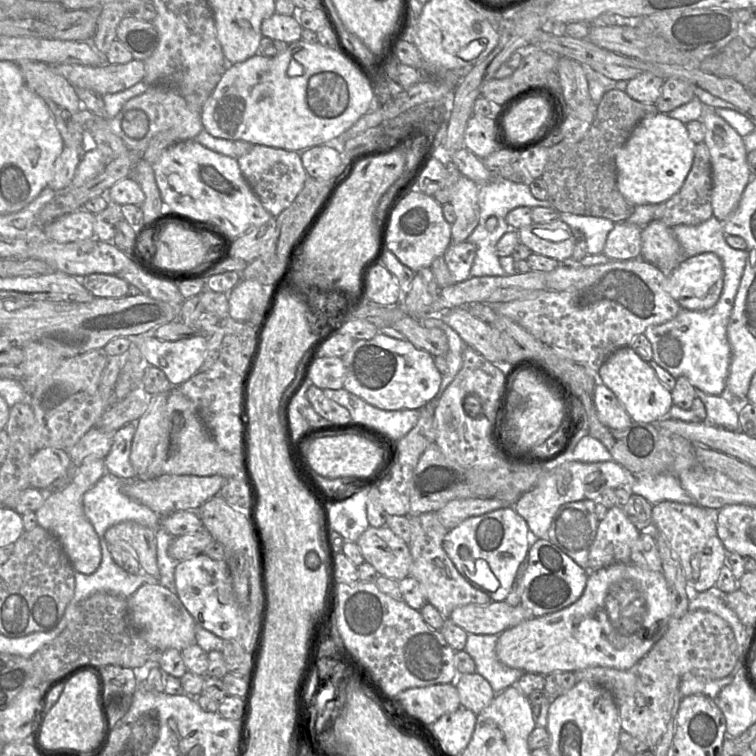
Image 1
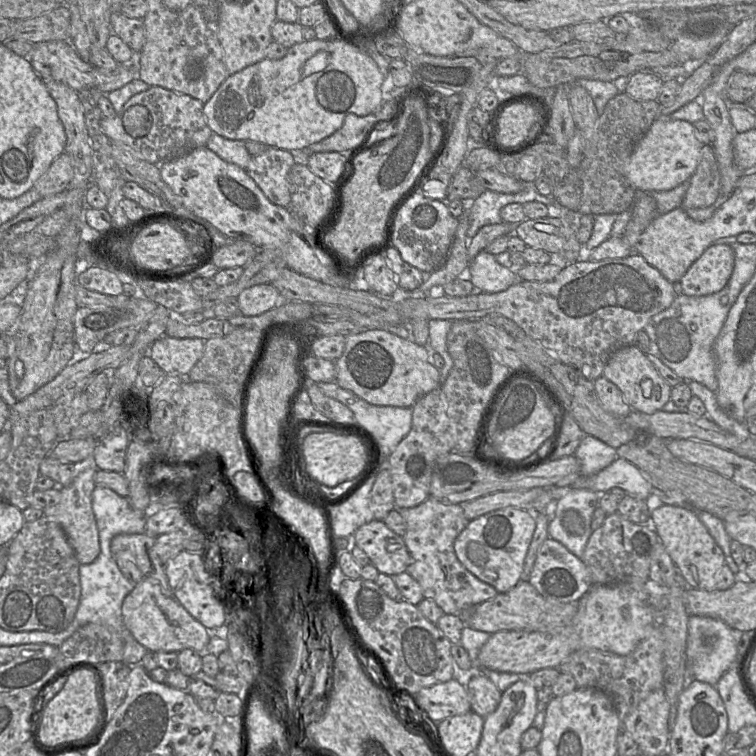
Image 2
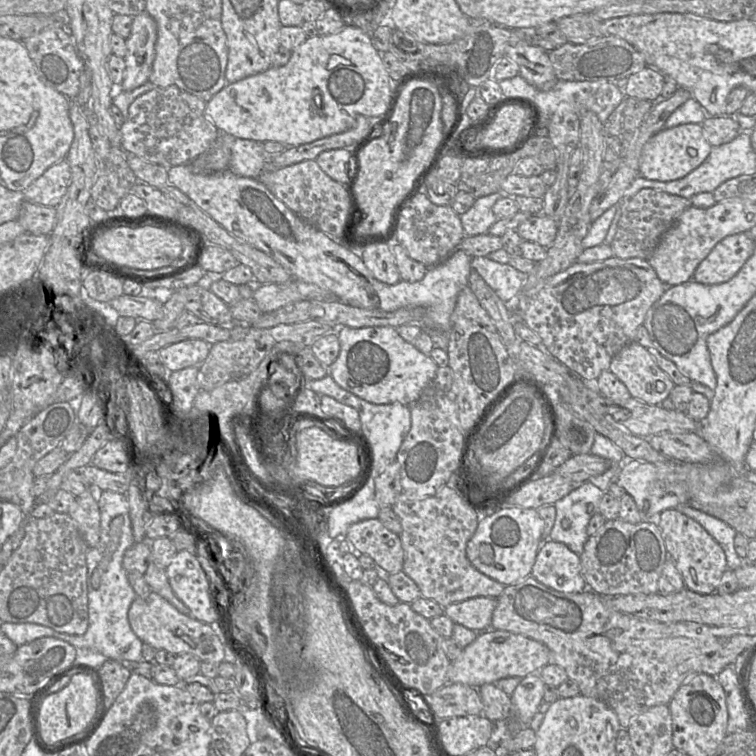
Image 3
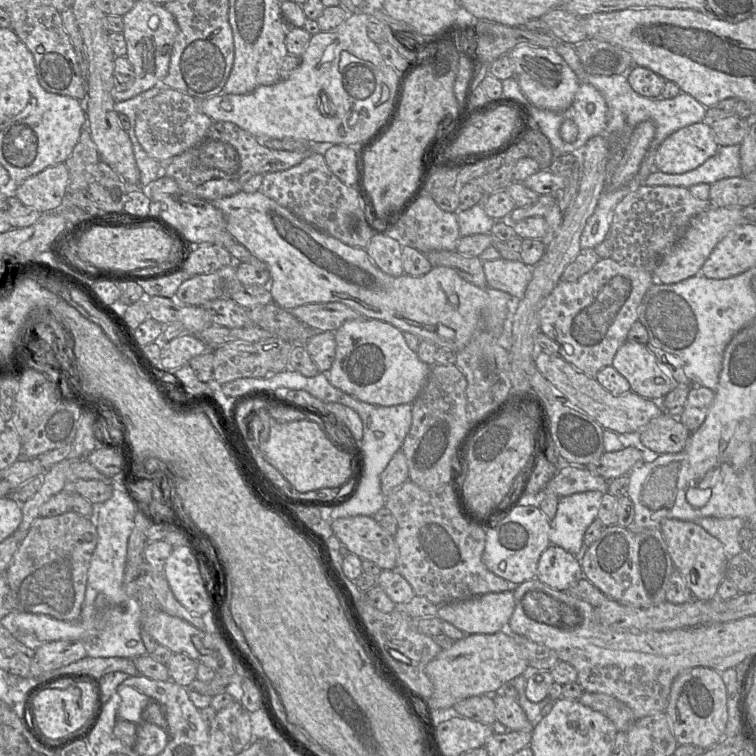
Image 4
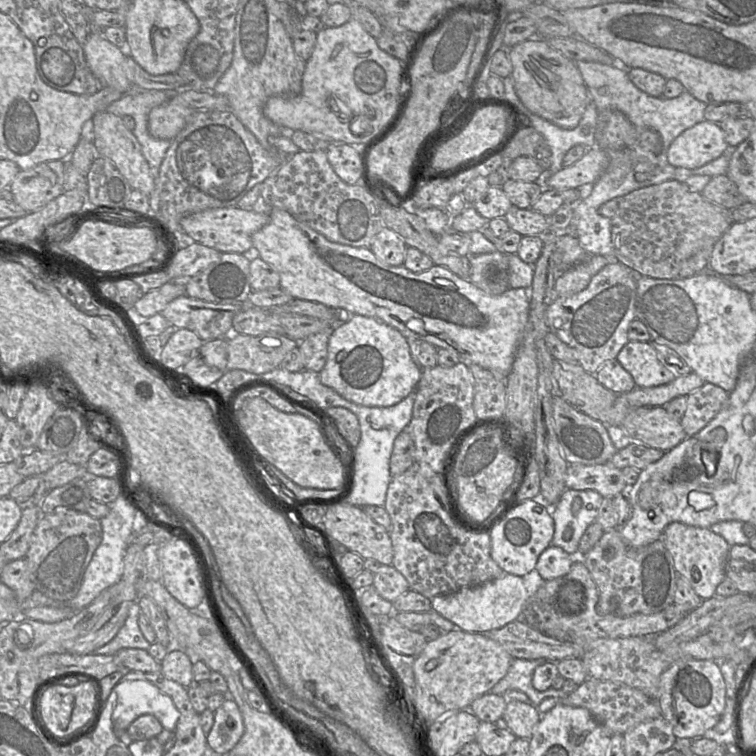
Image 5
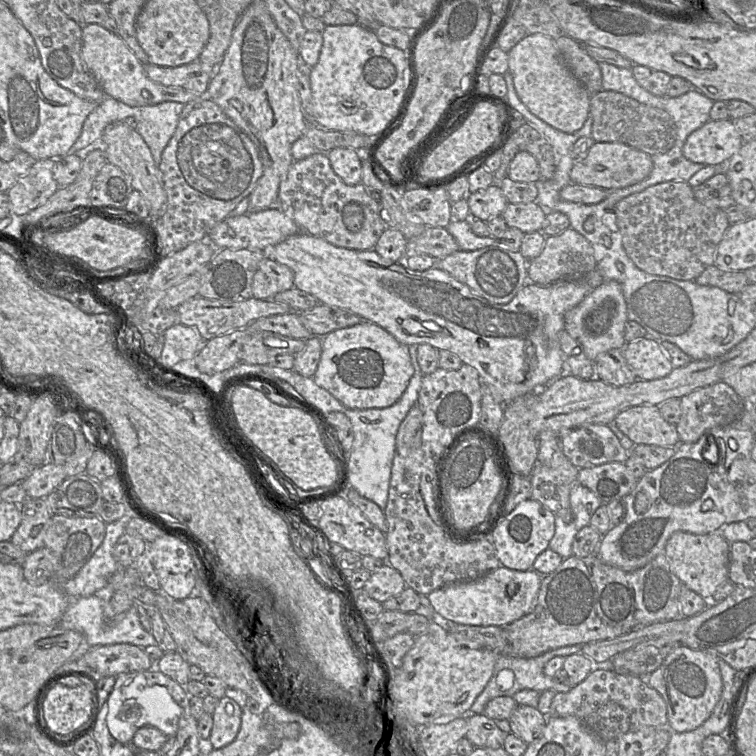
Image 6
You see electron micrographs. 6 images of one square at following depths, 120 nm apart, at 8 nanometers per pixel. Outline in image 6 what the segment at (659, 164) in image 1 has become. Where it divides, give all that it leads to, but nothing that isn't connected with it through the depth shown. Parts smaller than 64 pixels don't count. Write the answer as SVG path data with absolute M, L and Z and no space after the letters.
M709 120L687 137L682 155L694 163L715 166L730 160L742 145L733 120Z

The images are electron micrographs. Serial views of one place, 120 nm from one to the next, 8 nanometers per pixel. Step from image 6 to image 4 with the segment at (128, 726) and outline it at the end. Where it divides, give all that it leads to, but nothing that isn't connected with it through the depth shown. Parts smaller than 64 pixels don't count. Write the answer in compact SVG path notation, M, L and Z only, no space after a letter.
M121 684L117 688L117 693L121 697L117 720L121 719L135 724L144 720L165 729L167 733L167 721L163 709L156 701L130 687L121 689Z

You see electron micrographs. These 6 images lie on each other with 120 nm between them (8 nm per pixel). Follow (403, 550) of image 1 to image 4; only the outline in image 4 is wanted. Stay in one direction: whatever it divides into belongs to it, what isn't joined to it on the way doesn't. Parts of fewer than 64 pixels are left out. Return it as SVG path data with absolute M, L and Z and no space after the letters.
M373 516L331 520L330 530L361 560L372 561L382 570L396 570L398 546L395 537L380 526Z

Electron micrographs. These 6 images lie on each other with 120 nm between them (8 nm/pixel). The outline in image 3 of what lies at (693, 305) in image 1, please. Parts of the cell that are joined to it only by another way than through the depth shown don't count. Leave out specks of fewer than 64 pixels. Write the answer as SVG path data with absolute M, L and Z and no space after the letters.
M745 232L725 237L699 263L692 280L704 285L729 281L753 254L754 246Z

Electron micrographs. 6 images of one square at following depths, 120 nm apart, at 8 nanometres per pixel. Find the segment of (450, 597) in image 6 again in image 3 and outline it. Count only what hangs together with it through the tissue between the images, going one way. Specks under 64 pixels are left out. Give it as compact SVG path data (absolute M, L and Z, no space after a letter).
M474 597L453 603L444 608L444 614L454 623L476 632L491 628L492 615L497 605L497 598Z

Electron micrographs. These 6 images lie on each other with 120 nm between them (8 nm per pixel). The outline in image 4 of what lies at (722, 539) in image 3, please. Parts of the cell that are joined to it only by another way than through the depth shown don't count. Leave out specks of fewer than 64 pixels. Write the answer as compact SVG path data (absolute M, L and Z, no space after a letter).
M700 518L697 523L702 526L710 535L722 542L729 559L742 551L739 544L738 534L746 521L738 518Z

